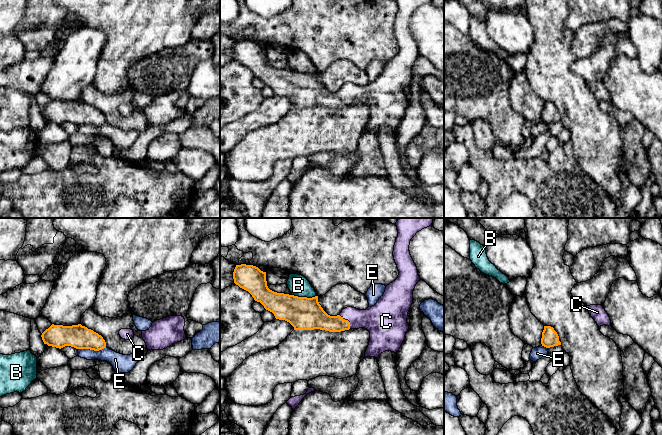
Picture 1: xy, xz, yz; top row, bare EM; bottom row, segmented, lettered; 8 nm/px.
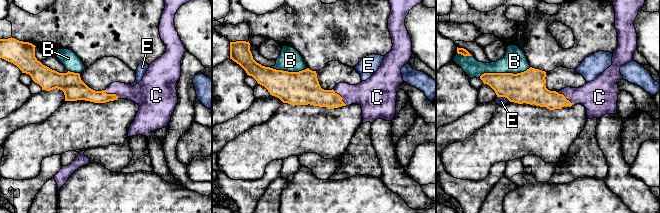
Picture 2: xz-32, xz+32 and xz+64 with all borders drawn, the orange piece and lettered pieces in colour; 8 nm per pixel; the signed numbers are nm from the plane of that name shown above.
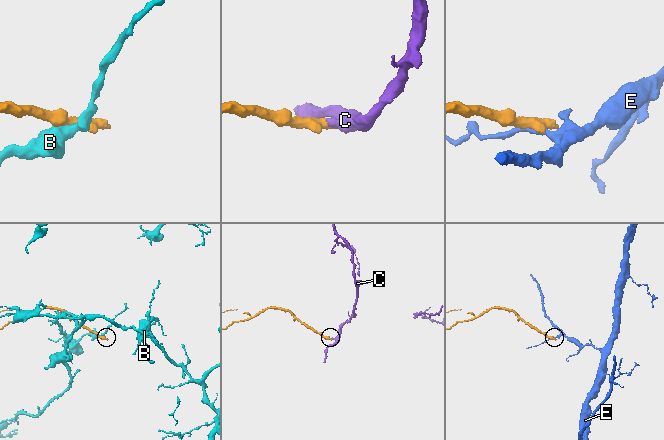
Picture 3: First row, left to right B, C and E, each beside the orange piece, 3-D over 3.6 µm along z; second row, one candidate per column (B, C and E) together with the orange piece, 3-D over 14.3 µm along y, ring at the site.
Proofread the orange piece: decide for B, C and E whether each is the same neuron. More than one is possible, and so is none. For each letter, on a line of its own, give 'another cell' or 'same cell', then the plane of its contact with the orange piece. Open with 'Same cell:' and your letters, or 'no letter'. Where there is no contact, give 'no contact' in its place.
Same cell: C
B: another cell; meets orange in xz
C: same cell; meets orange in xz
E: another cell; meets orange in xy

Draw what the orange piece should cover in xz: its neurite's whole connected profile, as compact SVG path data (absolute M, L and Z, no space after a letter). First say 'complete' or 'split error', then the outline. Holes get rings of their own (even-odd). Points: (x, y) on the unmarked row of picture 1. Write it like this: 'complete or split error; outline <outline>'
split error; outline M432 0L395 1L397 2L398 13L394 21L393 32L399 47L398 54L387 61L384 70L377 79L366 86L347 83L339 91L330 92L319 80L318 72L312 74L298 73L270 66L267 62L266 48L253 41L236 41L233 48L234 59L248 67L254 76L260 78L266 86L272 88L276 95L289 98L294 103L294 106L320 105L329 108L341 108L349 105L365 104L370 108L370 117L365 133L378 134L385 127L397 129L409 105L407 99L408 88L413 79L413 66L420 56L417 43L410 31L410 17L417 8Z

